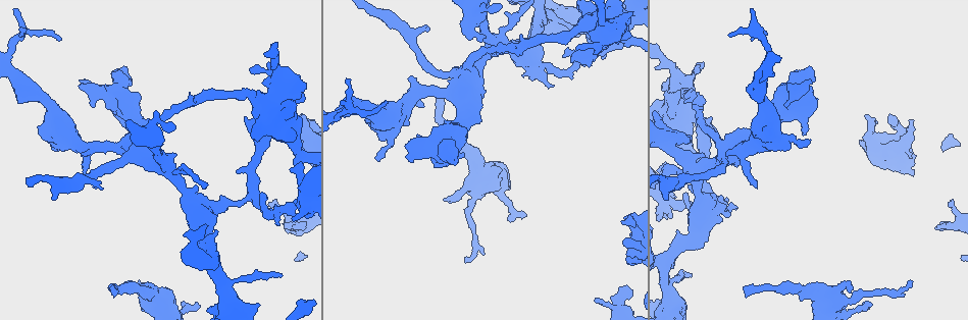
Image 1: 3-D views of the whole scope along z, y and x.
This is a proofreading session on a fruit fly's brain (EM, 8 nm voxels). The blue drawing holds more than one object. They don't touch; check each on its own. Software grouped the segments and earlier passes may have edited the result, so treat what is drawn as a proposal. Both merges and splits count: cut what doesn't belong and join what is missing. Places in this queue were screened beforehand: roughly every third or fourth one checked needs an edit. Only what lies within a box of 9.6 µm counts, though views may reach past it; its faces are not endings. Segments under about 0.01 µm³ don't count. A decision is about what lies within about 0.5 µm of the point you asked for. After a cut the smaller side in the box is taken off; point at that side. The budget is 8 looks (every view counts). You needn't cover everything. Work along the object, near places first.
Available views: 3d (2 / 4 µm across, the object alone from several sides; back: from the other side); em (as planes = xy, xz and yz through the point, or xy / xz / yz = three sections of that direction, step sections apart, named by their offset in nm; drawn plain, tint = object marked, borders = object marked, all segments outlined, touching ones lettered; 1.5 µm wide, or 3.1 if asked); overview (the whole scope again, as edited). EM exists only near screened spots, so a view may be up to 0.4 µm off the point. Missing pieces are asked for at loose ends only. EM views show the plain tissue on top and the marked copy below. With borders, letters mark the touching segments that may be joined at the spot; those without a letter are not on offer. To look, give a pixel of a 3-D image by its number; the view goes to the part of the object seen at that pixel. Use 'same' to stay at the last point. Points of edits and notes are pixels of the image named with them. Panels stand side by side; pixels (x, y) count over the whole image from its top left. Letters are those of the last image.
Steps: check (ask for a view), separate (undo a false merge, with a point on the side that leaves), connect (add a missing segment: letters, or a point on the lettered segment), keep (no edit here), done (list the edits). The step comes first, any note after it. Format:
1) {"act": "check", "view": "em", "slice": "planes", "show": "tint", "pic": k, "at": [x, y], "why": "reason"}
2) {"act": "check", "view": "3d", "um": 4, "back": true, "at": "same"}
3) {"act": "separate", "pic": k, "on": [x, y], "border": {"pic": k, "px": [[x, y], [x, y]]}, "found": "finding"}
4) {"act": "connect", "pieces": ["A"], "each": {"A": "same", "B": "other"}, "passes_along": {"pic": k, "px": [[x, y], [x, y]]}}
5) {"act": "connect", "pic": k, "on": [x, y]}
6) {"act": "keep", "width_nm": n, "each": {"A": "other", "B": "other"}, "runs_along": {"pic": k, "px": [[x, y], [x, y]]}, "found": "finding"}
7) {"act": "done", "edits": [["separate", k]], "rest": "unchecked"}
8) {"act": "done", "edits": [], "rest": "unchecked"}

{"act": "check", "view": "3d", "um": 4, "back": true, "pic": 1, "at": [745, 295], "why": "end of a long branch"}

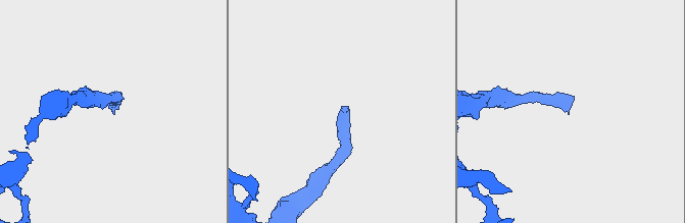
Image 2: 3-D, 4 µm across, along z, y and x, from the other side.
{"act": "check", "view": "em", "slice": "xy", "step": 8, "show": "tint", "pic": 2, "at": [568, 112], "why": "now the EM"}

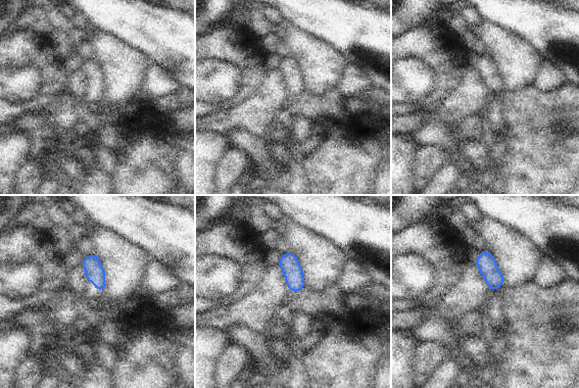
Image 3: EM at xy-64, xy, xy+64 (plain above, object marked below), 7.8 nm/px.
{"act": "check", "view": "em", "slice": "planes", "show": "borders", "at": "same"}

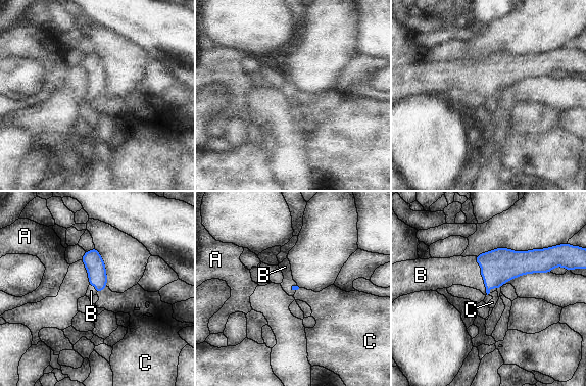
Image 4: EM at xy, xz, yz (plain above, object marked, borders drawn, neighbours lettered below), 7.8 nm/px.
{"act": "connect", "pieces": ["B"], "longest_contact_nm": ["B", 320], "each": {"A": "other", "B": "same", "C": "other"}, "found": "it goes on there"}

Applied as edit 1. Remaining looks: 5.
{"act": "check", "view": "overview", "why": "see it whole again"}

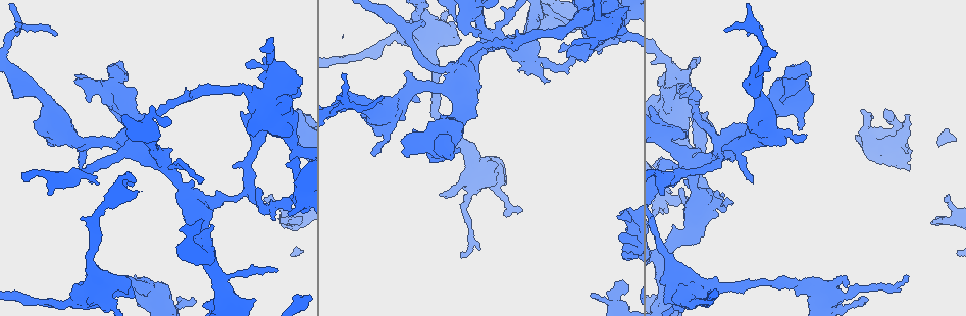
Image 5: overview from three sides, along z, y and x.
{"act": "check", "view": "3d", "um": 2, "back": true, "pic": 5, "at": [442, 196], "why": "an open end"}

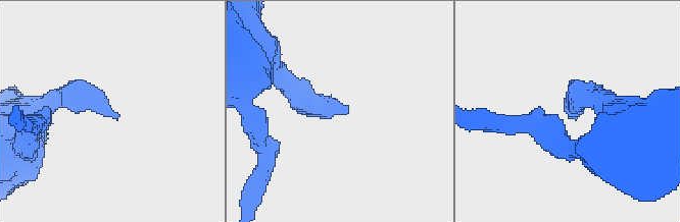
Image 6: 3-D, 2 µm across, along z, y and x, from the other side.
{"act": "check", "view": "em", "slice": "planes", "show": "borders", "pic": 6, "at": [346, 111]}

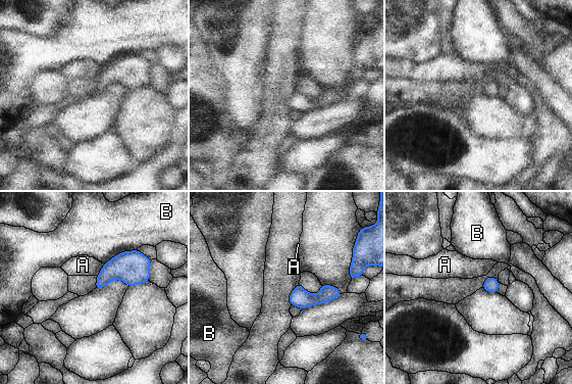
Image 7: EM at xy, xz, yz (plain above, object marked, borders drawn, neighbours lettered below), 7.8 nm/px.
{"act": "keep", "each": {"A": "other", "B": "other"}, "border": {"pic": 7, "px": [[104, 264], [97, 276]]}, "found": "no lettered segment goes on from it"}

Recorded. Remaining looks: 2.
{"act": "check", "view": "em", "slice": "planes", "show": "borders", "pic": 5, "at": [77, 76], "why": "thick end"}

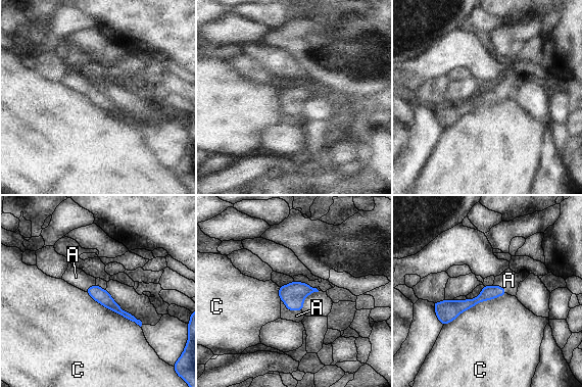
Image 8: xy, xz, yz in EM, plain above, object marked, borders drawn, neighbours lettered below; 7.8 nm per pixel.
{"act": "connect", "pieces": ["A"], "each": {"A": "same", "C": "other"}, "passes_along": {"pic": 8, "px": [[293, 294], [290, 309], [296, 316]]}, "found": "the neuron continues"}

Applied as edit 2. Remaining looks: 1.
{"act": "done", "edits": [["connect", 4], ["connect", 8]], "rest": "unchecked"}

